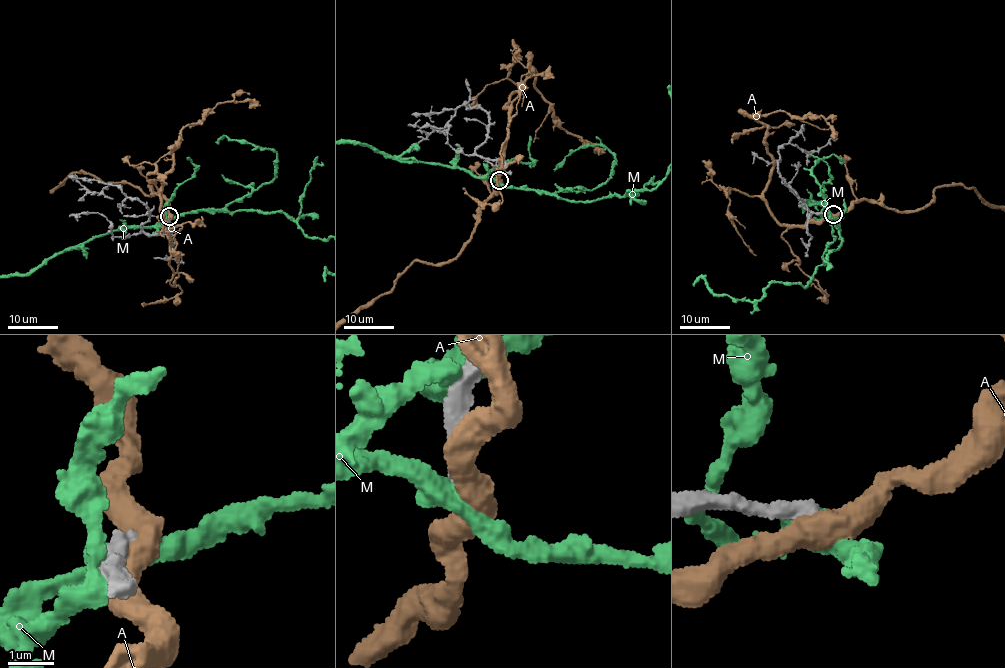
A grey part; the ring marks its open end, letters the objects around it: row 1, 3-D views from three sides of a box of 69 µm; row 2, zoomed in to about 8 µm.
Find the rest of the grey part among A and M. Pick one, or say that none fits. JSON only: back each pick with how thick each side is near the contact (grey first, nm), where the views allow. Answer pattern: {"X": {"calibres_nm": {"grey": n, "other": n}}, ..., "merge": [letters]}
{"merge": []}

